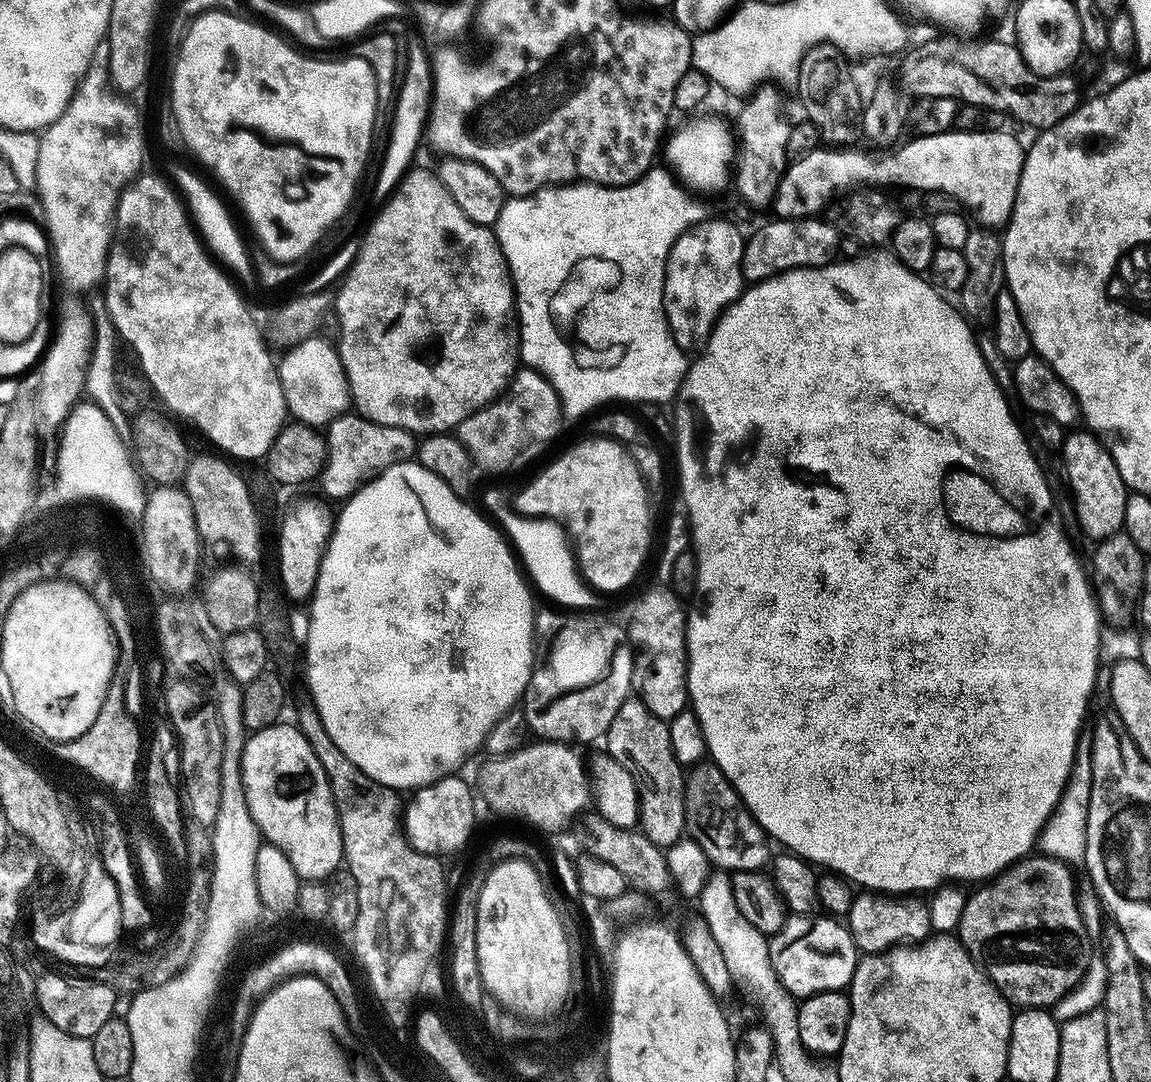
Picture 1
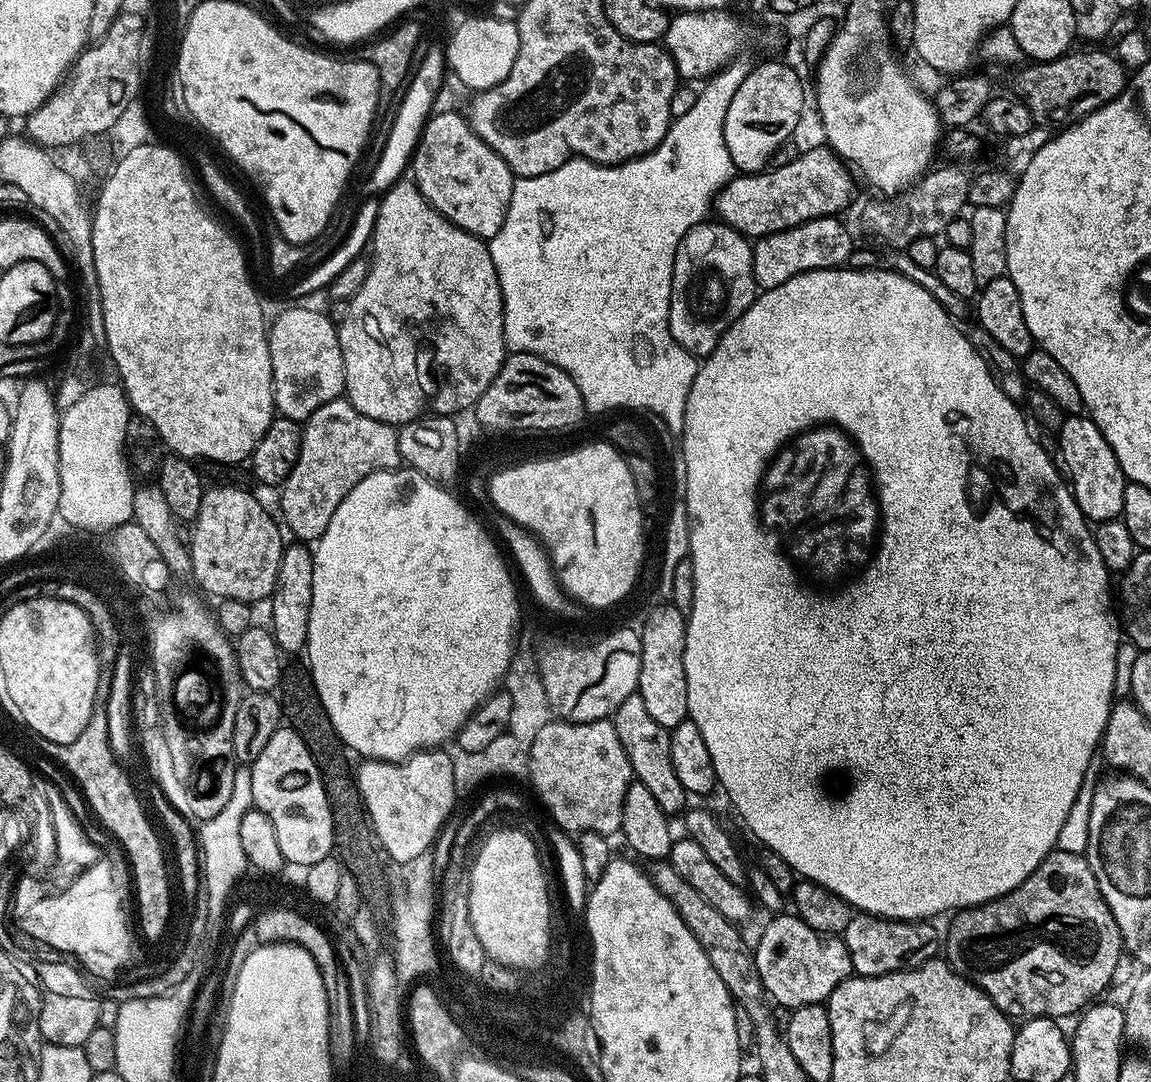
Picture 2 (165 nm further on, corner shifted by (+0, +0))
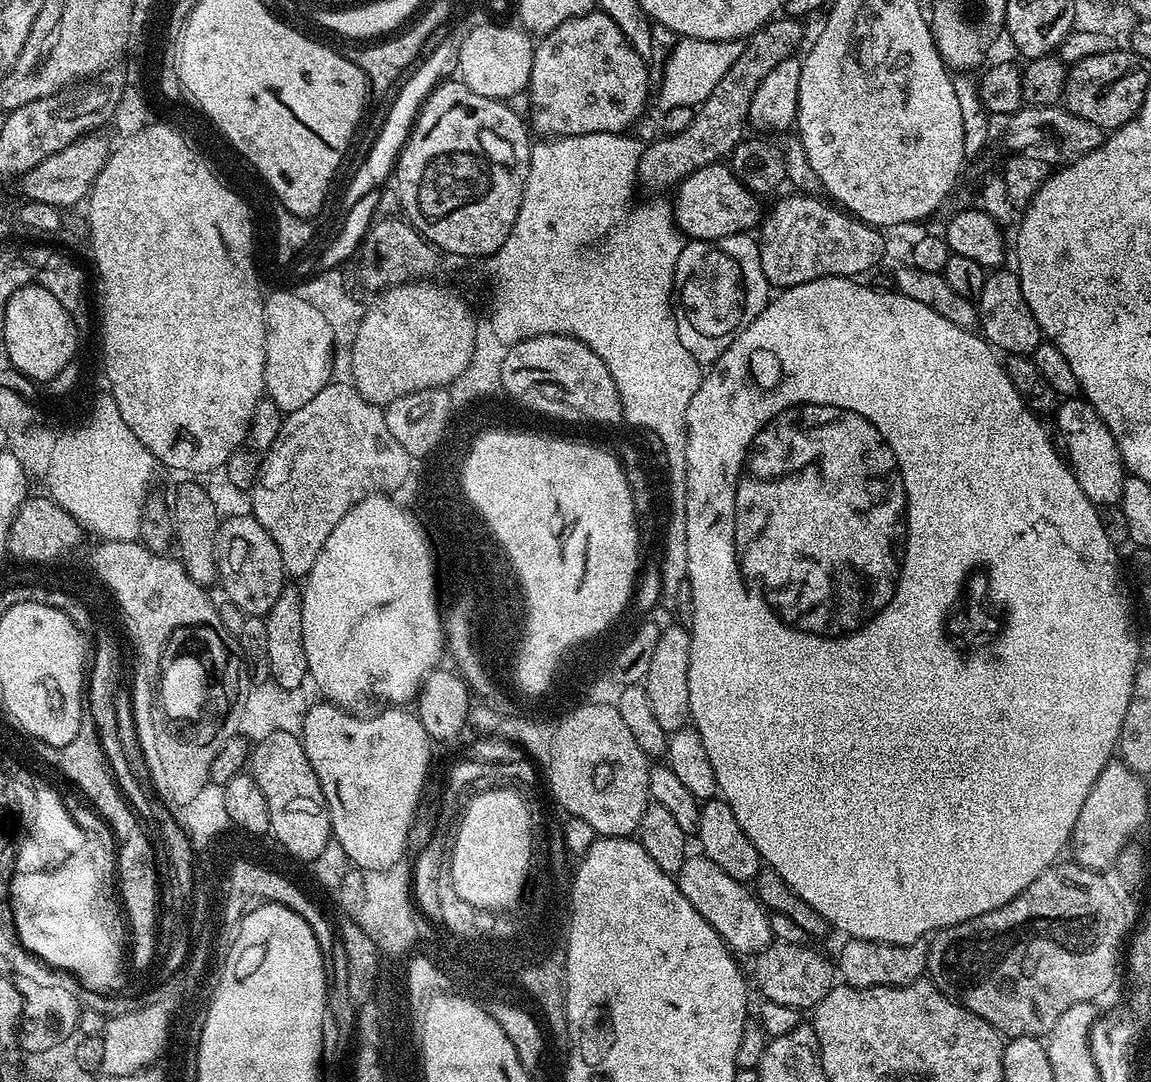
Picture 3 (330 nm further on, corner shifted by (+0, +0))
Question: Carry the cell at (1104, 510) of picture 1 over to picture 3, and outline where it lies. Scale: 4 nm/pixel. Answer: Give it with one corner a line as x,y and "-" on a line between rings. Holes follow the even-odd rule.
1068,398
1056,408
1054,417
1059,447
1078,486
1082,486
1082,494
1086,494
1090,503
1097,506
1119,504
1126,469
1118,442
1114,442
1114,434
1110,434
1106,422
1102,422
1098,410
1094,410
1094,406
1083,398

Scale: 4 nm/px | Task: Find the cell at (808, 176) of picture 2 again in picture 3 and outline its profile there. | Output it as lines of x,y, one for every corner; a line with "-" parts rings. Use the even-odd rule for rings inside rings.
724,162
694,170
680,181
674,195
676,224
688,240
721,240
727,236
748,234
762,220
761,197
748,189

